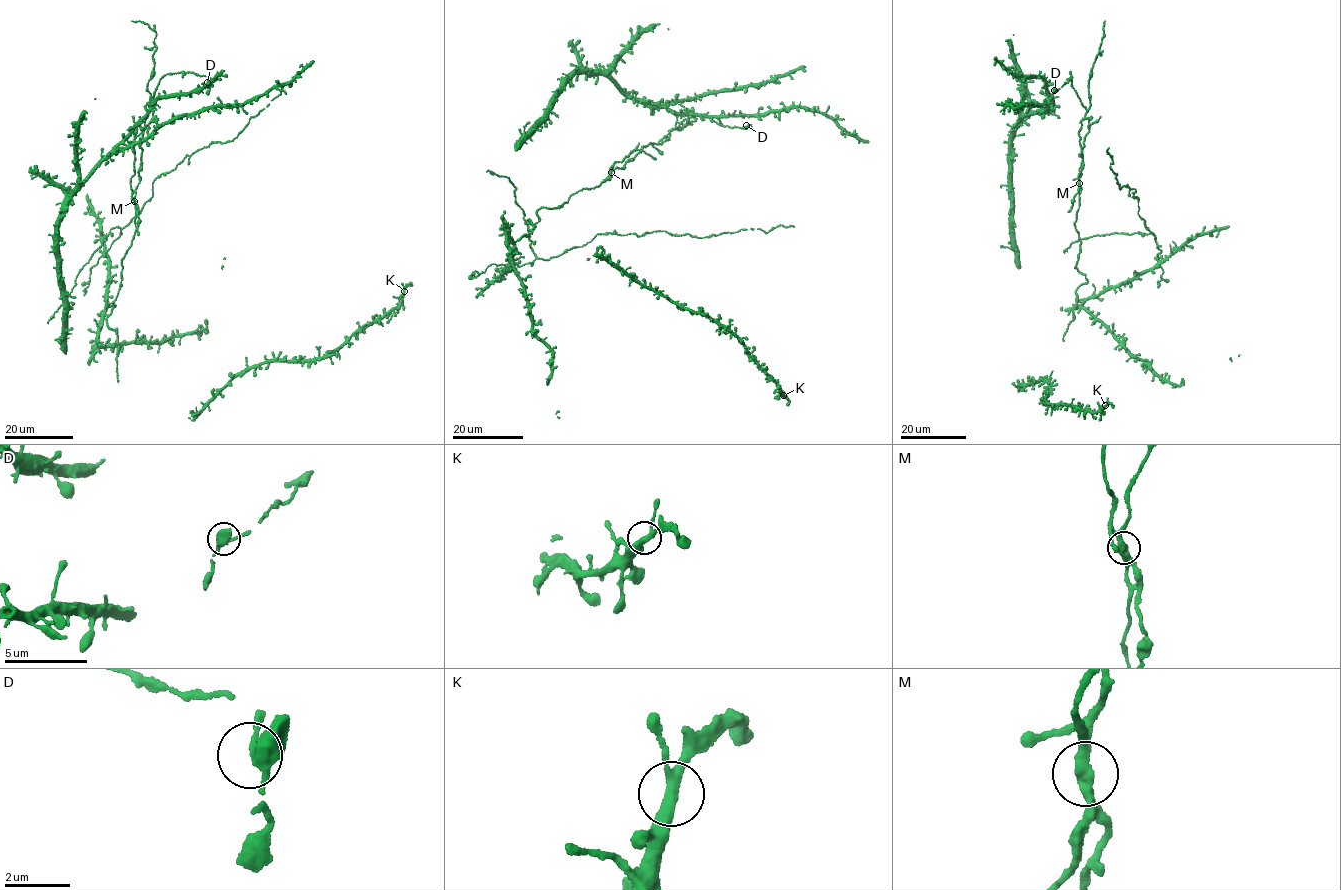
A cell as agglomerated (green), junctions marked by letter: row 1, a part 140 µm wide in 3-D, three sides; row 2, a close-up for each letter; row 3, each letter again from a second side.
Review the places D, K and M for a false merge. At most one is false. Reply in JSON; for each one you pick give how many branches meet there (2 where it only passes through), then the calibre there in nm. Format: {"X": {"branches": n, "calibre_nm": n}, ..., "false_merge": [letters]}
{"M": {"branches": 3, "calibre_nm": 300}, "false_merge": ["M"]}

